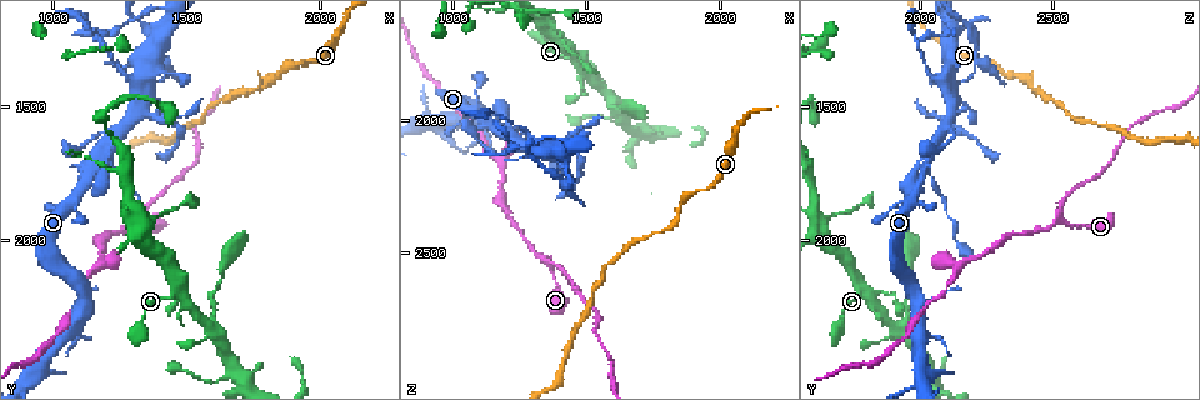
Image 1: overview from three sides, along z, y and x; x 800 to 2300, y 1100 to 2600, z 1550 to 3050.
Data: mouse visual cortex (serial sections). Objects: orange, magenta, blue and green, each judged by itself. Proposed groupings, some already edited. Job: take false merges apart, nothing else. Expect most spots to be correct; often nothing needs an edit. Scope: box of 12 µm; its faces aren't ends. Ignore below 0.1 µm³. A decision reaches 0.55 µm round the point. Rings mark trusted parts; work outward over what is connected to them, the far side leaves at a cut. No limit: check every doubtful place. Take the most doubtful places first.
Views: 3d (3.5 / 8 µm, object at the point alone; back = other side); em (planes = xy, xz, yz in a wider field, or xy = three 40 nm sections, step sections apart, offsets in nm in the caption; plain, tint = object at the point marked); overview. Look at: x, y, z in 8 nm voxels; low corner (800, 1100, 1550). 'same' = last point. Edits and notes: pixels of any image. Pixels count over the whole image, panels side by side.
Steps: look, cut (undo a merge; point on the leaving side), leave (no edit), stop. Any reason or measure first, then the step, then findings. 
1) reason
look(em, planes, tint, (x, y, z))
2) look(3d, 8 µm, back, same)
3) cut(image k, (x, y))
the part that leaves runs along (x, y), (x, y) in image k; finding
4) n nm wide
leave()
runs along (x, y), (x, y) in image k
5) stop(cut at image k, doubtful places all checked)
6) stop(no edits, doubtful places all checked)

look(3d, 8 µm, (1360, 1930, 2520))

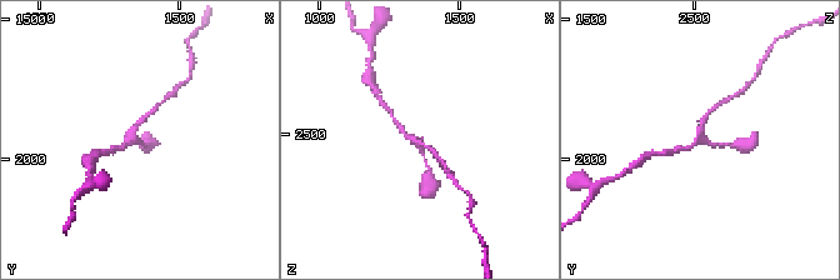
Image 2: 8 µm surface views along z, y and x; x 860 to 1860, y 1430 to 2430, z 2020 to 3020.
zoom in
look(3d, 3.5 µm, (1350, 1930, 2520))

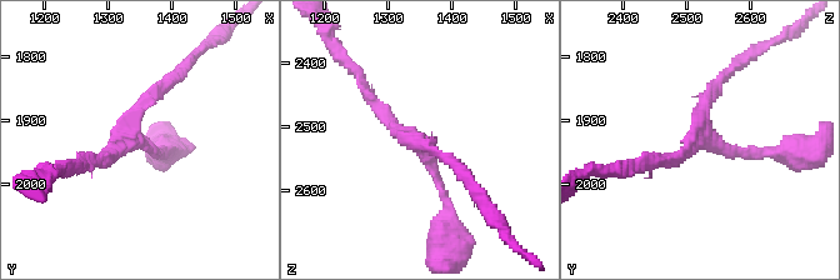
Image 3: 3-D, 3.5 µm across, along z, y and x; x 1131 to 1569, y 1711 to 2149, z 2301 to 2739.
3 arms; arms of 150, 150, 150 nm; need the tissue
look(em, xy, step 2, tint, (1355, 1930, 2530))

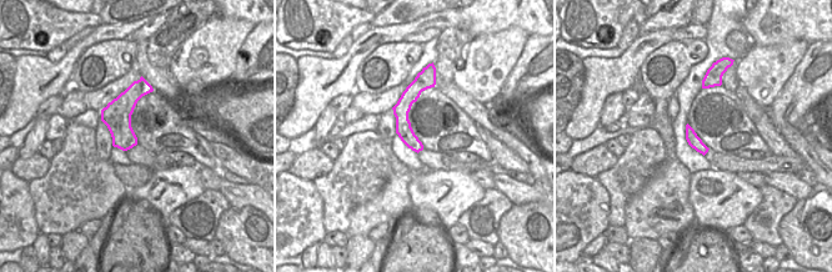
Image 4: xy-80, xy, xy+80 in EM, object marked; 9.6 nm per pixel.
leave()
runs along (422, 84), (402, 107), (415, 147) in image 4; one cell here

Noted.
side arm on a straight run
look(3d, 3.5 µm, back, (1180, 1710, 2020))

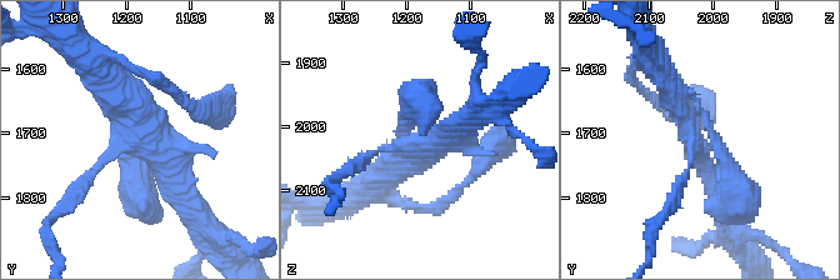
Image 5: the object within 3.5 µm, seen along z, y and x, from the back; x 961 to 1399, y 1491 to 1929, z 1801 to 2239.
look(em, xy, step 1, tint, (1175, 1720, 2030))

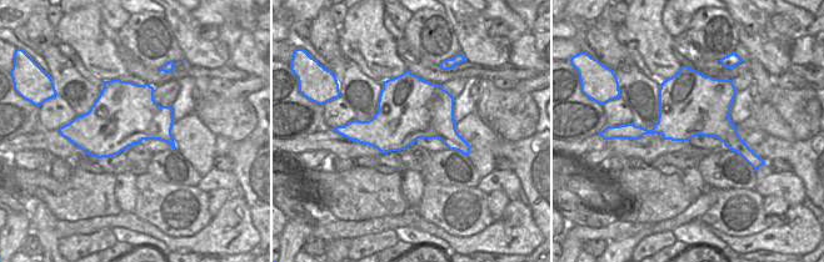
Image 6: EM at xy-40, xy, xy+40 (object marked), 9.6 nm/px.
leave()
runs along (473, 119), (358, 164) in image 5; one cell here

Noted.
calibre changes
look(3d, 3.5 µm, (1480, 2200, 1800))

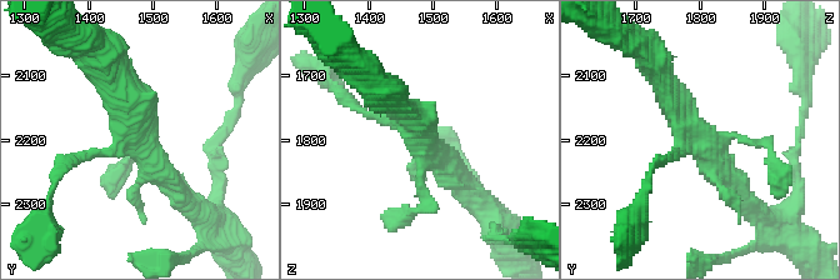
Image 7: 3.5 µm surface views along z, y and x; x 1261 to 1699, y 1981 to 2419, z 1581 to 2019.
look(em, xy, step 3, tint, (1485, 2200, 1795))

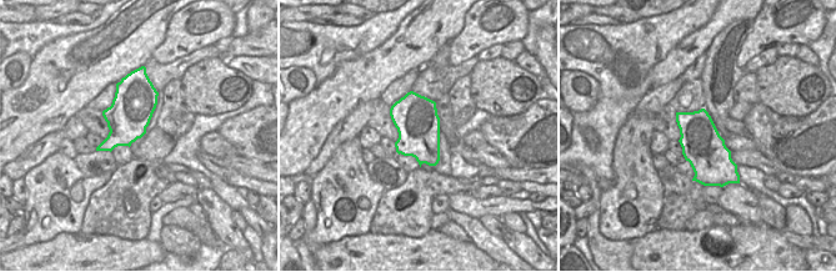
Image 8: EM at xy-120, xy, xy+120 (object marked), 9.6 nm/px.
leave()
all the same cell

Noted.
small branch off a trunk
look(3d, 3.5 µm, (1340, 1440, 2120))

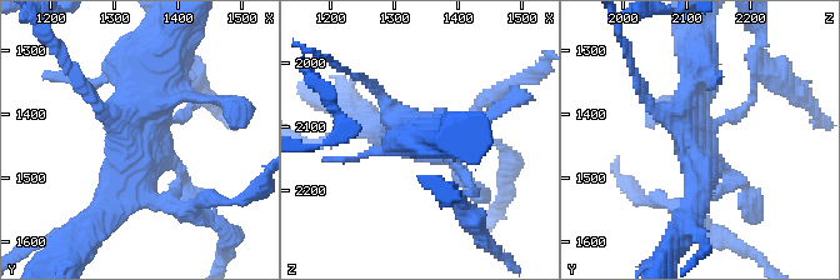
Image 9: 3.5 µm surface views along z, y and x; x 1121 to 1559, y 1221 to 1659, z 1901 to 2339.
need the tissue
look(em, planes, tint, (1340, 1440, 2110))

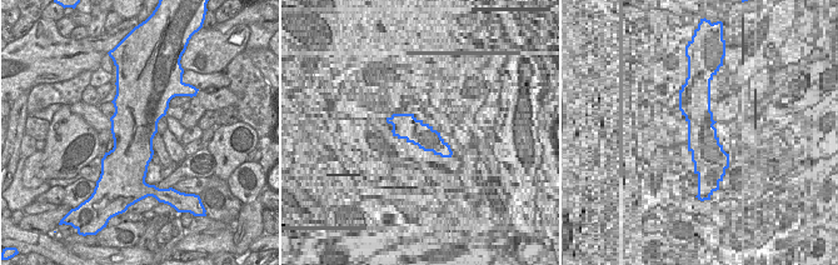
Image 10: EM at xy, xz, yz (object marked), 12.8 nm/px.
leave()
one cell here

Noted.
a narrow waist
look(3d, 3.5 µm, (1410, 1350, 2210))

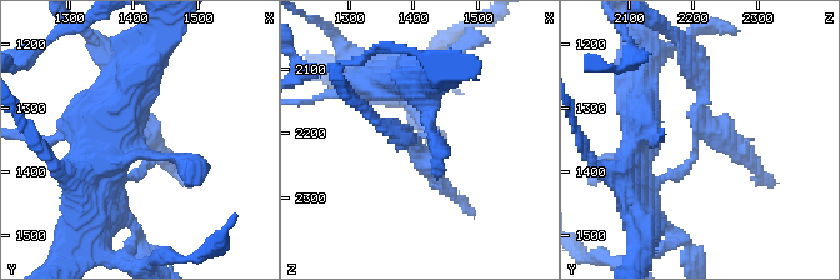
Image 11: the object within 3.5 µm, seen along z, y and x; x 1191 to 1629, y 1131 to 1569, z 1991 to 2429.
look(em, xy, step 5, tint, (1410, 1355, 2200))

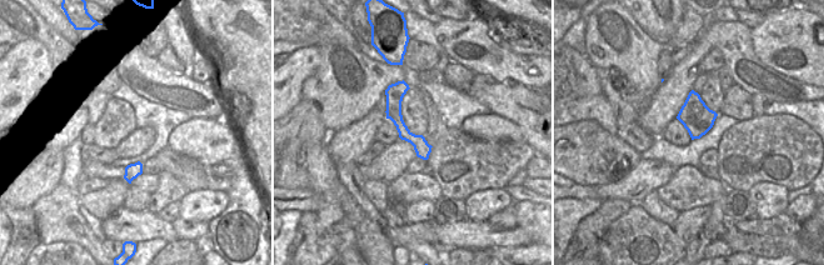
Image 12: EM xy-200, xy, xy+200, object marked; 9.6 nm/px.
leave()
runs along (400, 84), (395, 116), (425, 155) in image 12; continuous, no second cell

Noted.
stop(no edits, doubtful places all checked)

